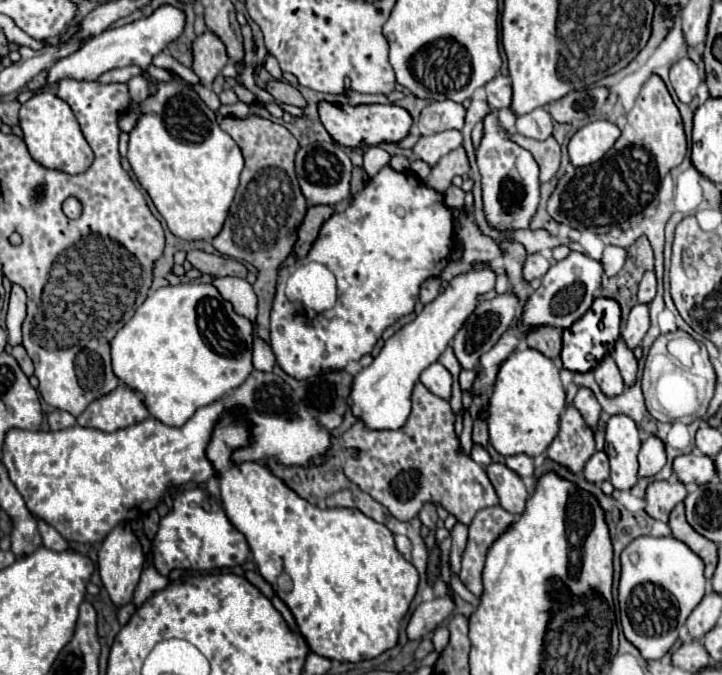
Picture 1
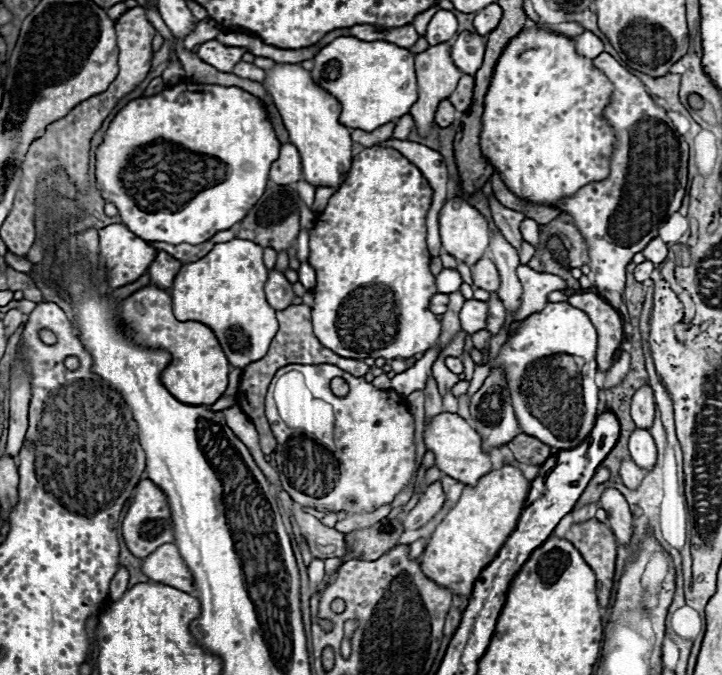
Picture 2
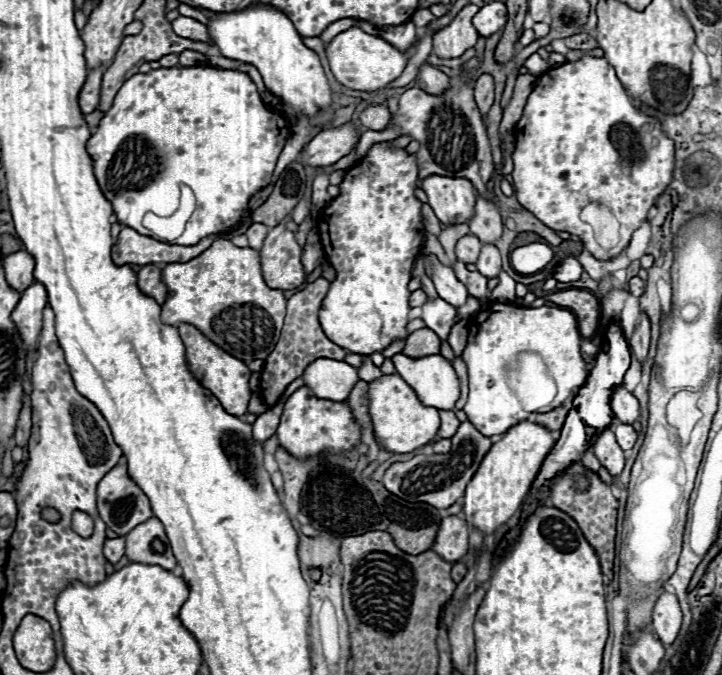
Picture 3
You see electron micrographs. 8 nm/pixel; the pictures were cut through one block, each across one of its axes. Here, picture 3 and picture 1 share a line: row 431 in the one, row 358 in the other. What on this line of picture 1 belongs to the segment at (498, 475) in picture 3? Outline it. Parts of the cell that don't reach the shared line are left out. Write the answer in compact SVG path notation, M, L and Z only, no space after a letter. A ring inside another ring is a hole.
M516 350L504 364L502 370L498 372L498 382L494 386L494 394L490 398L490 418L488 418L488 428L490 428L490 444L494 450L502 456L514 456L514 454L526 454L530 458L536 458L542 454L554 436L560 430L560 414L566 408L566 394L564 386L558 376L558 366L554 360L546 358L544 354L538 354L536 350Z

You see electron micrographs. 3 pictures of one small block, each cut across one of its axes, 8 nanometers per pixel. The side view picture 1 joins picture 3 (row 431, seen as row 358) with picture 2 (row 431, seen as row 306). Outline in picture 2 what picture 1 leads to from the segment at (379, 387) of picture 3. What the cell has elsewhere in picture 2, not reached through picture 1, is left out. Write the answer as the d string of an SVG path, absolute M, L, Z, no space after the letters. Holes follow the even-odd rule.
M442 412L442 414L434 416L426 424L424 442L426 442L426 448L436 456L436 468L440 468L440 472L444 472L444 474L448 474L448 476L452 476L452 478L456 478L456 480L460 480L464 484L474 486L482 476L486 476L492 470L490 454L482 452L480 436L458 414Z

